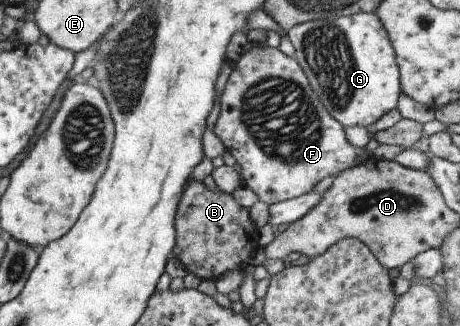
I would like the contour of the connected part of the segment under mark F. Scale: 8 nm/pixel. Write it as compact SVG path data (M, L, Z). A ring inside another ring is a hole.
M248 43L230 67L225 89L219 97L221 107L213 125L213 133L233 157L234 163L239 165L242 184L251 189L263 203L271 205L309 193L323 177L342 172L353 161L363 161L367 154L372 157L366 149L353 148L347 143L343 128L325 111L317 94L309 89L303 70L292 56L263 43L258 46Z

